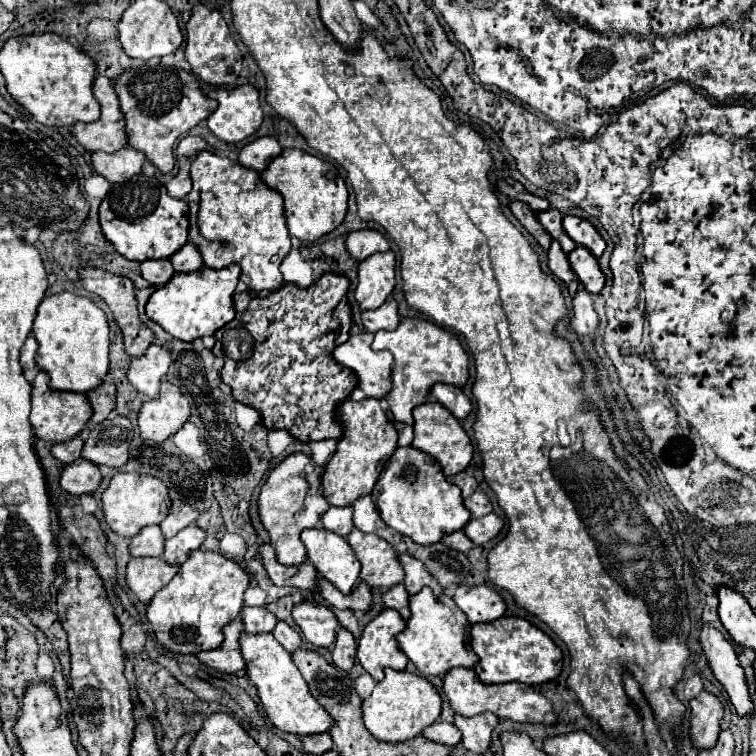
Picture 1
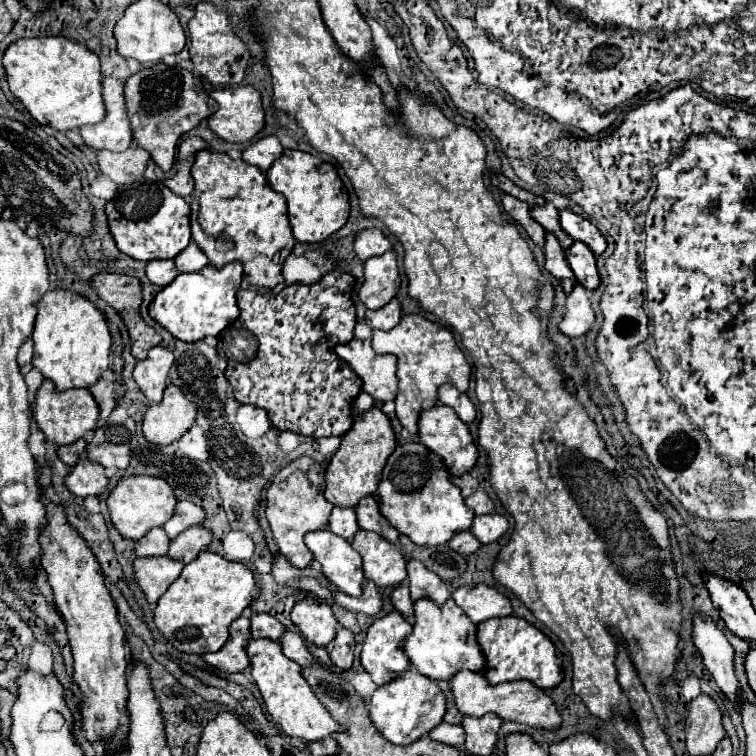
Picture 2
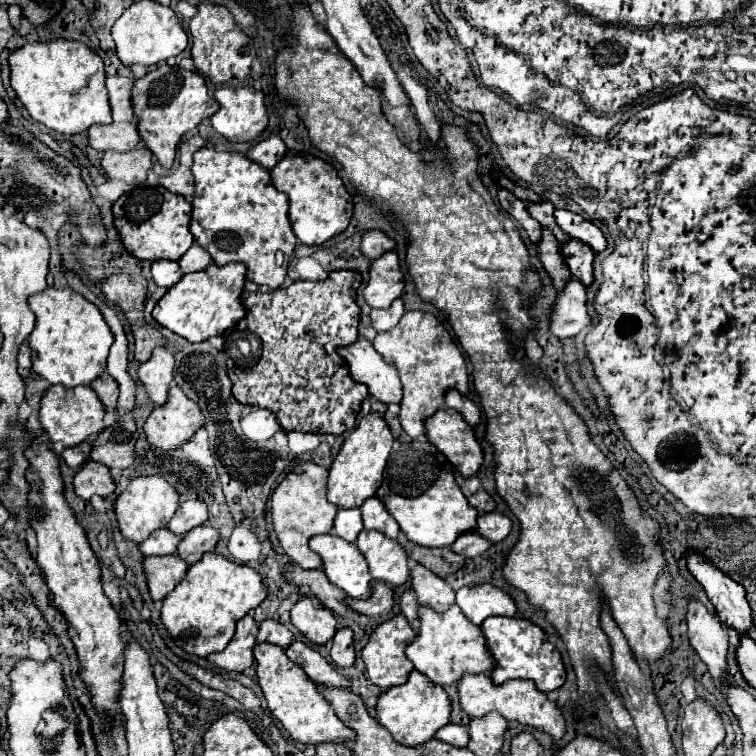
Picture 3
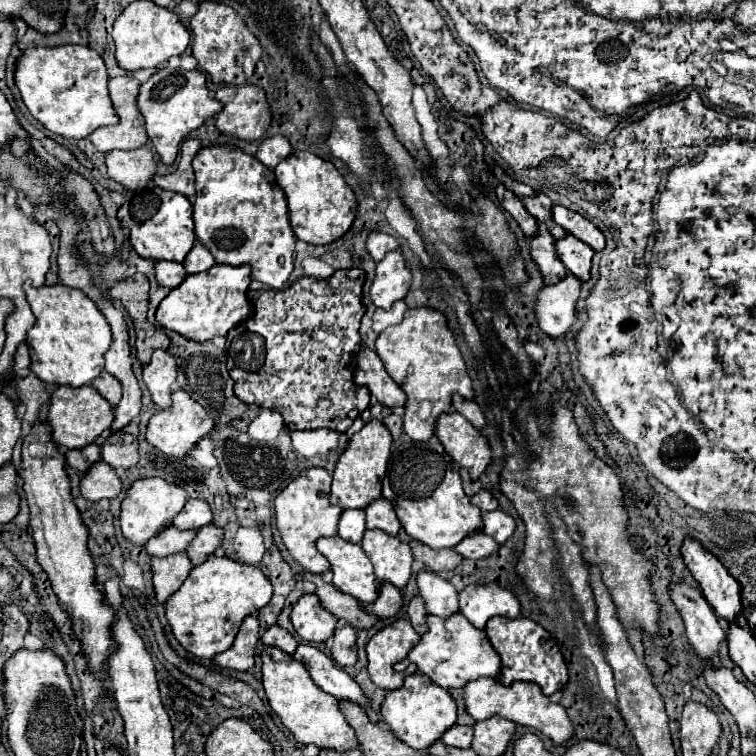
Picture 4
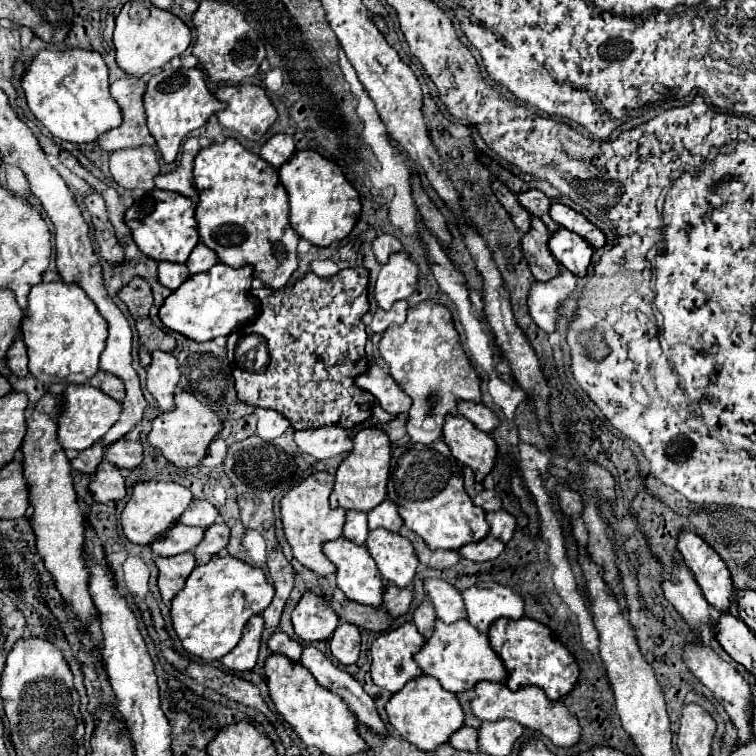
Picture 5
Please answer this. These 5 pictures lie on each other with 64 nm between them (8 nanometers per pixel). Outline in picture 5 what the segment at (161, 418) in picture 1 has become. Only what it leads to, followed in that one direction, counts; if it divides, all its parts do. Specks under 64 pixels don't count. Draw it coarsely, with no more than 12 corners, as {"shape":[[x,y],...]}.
{"shape":[[192,394],[152,422],[148,442],[178,468],[200,466],[222,420]]}

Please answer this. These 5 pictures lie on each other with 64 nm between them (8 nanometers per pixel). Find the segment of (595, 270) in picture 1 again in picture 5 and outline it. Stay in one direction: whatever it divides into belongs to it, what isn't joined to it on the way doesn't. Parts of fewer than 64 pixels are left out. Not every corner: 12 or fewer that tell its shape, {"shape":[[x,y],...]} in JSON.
{"shape":[[566,228],[550,234],[552,256],[576,276],[586,276],[594,248]]}

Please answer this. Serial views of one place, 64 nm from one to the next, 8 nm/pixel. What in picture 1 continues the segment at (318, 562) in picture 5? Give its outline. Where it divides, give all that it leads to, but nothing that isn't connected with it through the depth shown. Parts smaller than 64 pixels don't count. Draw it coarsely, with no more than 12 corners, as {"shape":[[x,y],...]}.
{"shape":[[298,452],[260,492],[260,520],[276,556],[300,566],[300,532],[330,508],[322,466]]}

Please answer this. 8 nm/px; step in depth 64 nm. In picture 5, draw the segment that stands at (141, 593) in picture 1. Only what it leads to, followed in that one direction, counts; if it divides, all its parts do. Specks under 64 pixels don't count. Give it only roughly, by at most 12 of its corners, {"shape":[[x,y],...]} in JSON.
{"shape":[[194,554],[158,558],[158,588],[166,606],[196,568]]}

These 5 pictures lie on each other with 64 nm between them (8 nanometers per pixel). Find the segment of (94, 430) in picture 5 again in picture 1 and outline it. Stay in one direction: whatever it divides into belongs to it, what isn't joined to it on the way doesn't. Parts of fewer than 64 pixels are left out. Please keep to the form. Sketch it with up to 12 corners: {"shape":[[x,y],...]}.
{"shape":[[48,376],[32,384],[32,430],[66,442],[92,416],[86,394],[52,392]]}

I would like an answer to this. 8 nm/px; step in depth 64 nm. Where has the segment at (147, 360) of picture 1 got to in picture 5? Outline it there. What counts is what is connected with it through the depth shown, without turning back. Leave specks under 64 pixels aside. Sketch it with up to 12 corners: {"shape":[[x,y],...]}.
{"shape":[[152,352],[146,388],[164,412],[174,408],[180,380],[170,352]]}

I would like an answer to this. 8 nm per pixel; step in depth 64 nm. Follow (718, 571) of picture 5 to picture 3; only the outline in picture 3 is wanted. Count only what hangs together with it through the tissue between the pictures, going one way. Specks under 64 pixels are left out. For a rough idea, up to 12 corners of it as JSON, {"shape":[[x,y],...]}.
{"shape":[[686,552],[720,622],[740,634],[754,618],[744,588],[714,564]]}

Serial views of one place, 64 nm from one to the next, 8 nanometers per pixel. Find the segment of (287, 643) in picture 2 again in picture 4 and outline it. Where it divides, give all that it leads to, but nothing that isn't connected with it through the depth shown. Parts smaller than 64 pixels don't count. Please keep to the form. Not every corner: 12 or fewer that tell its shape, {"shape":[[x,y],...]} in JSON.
{"shape":[[298,644],[294,658],[334,698],[360,704],[370,700],[326,654]]}

